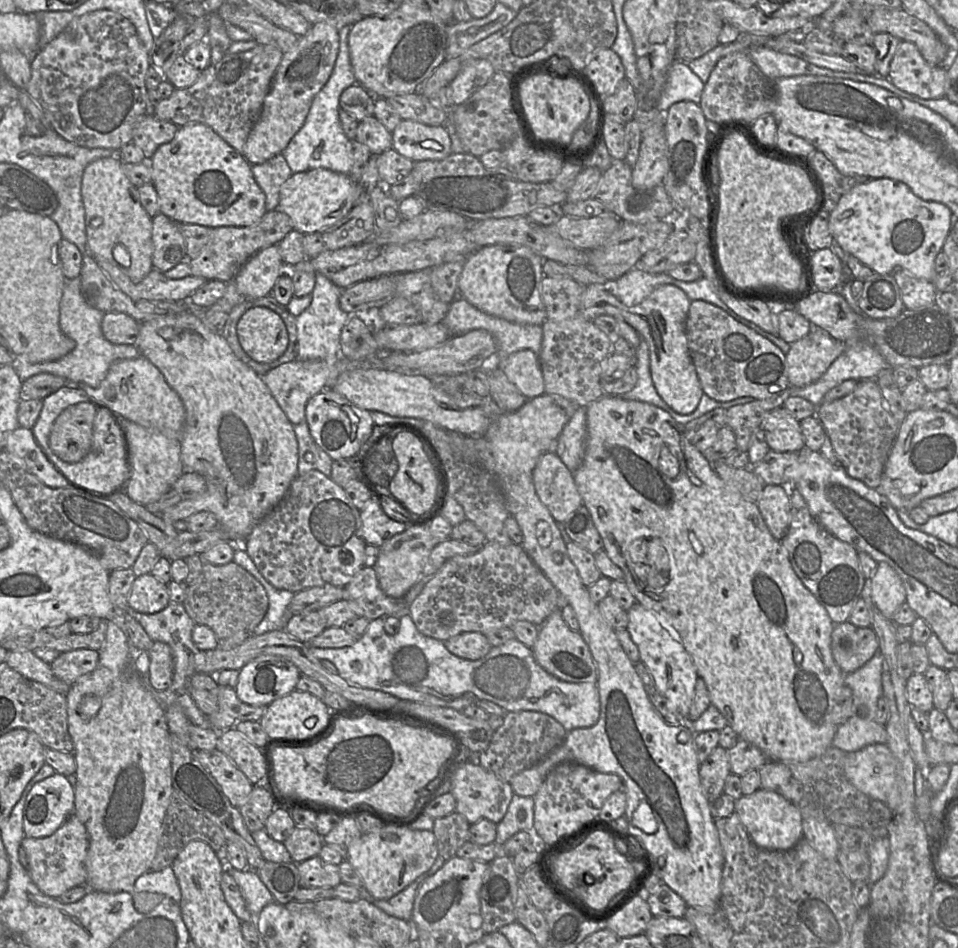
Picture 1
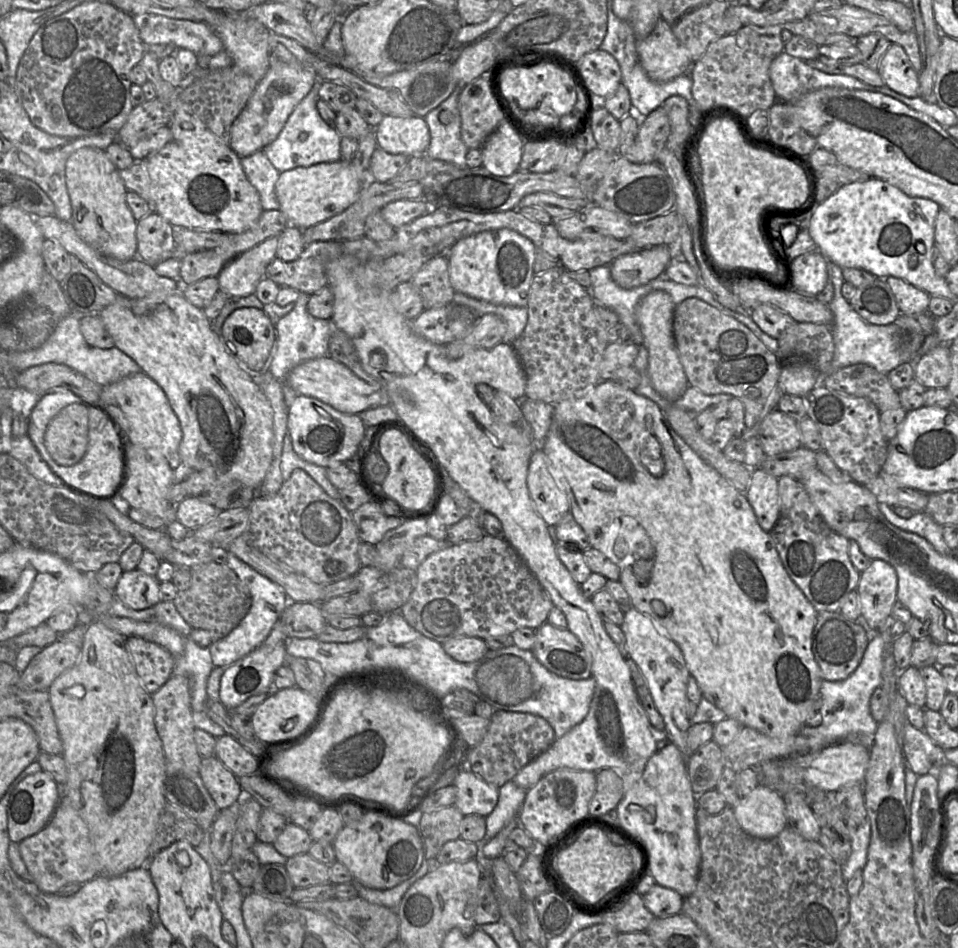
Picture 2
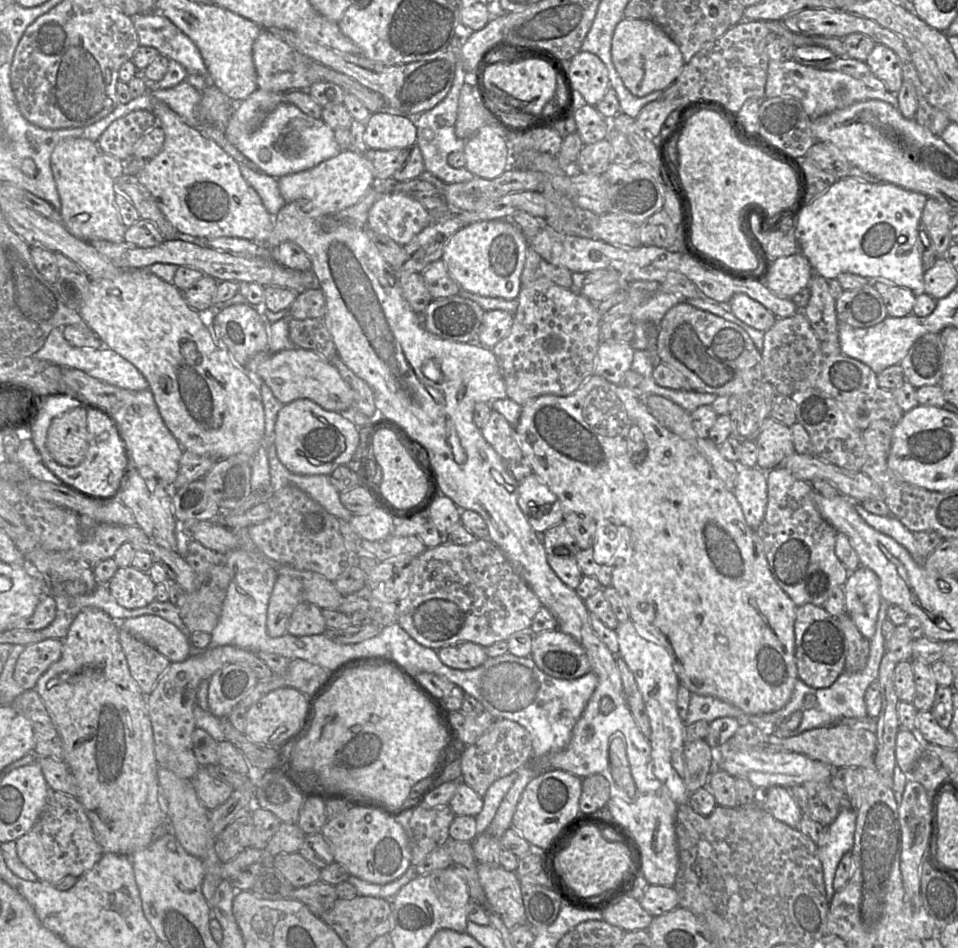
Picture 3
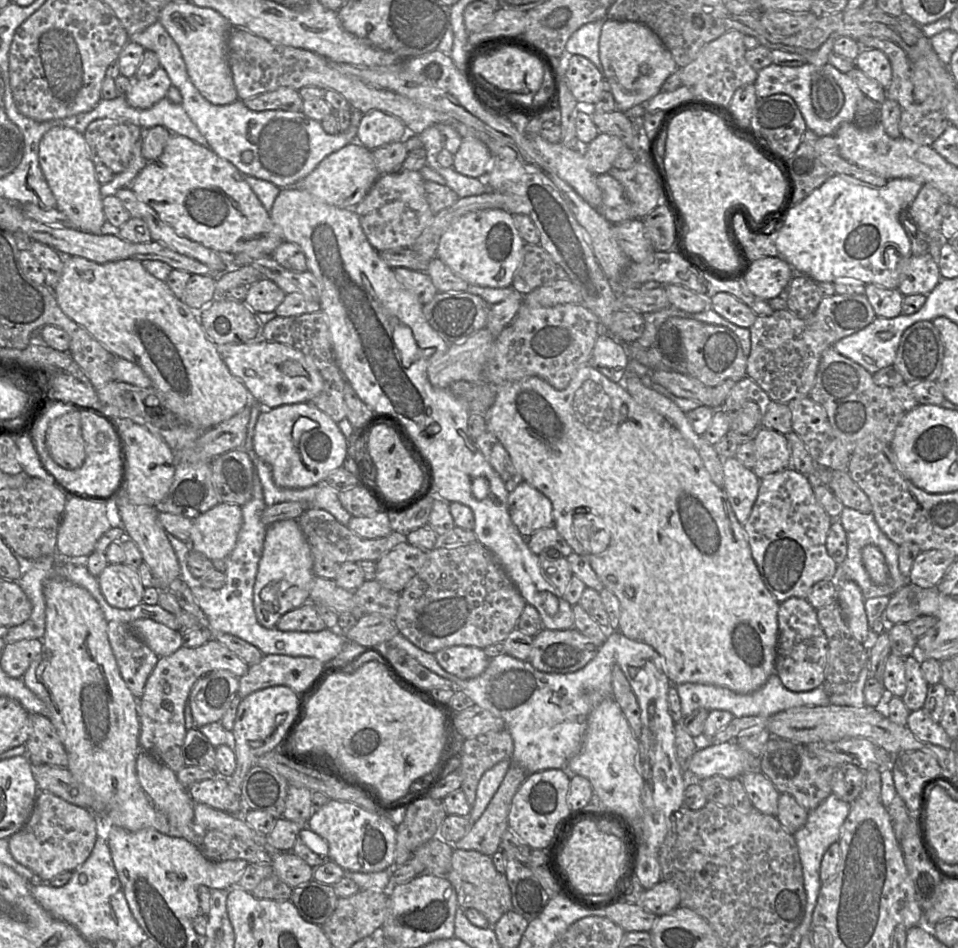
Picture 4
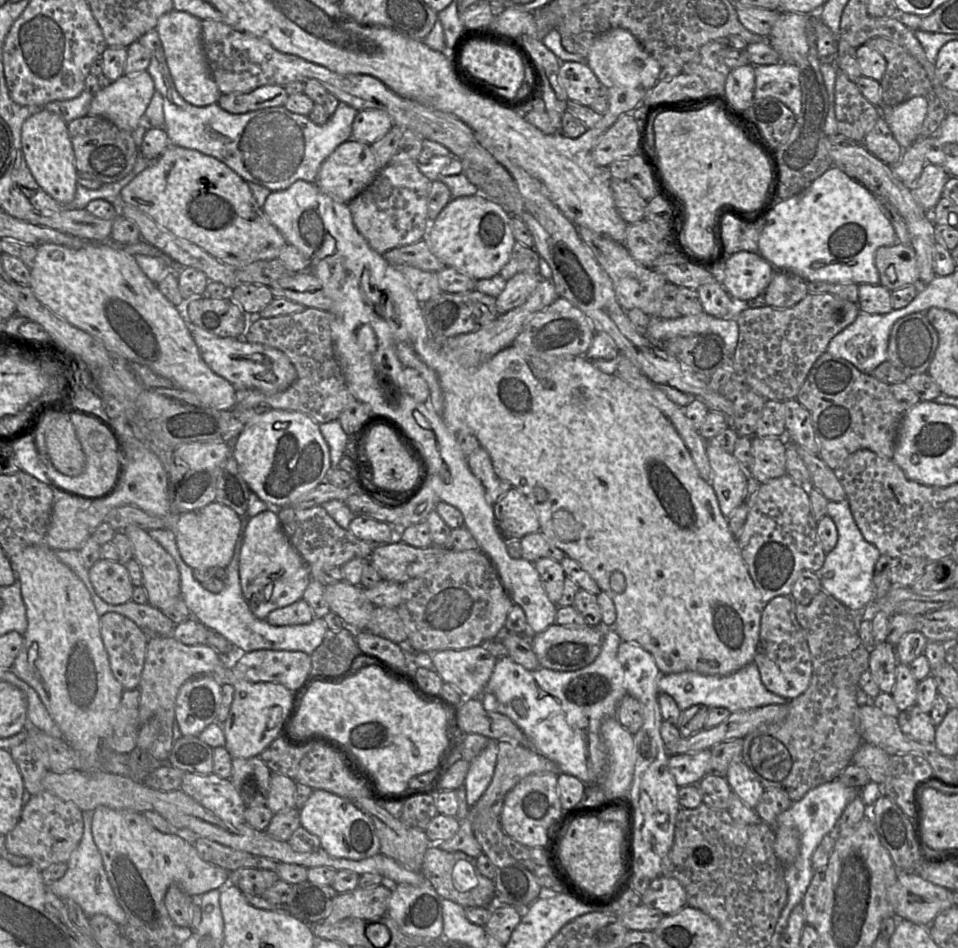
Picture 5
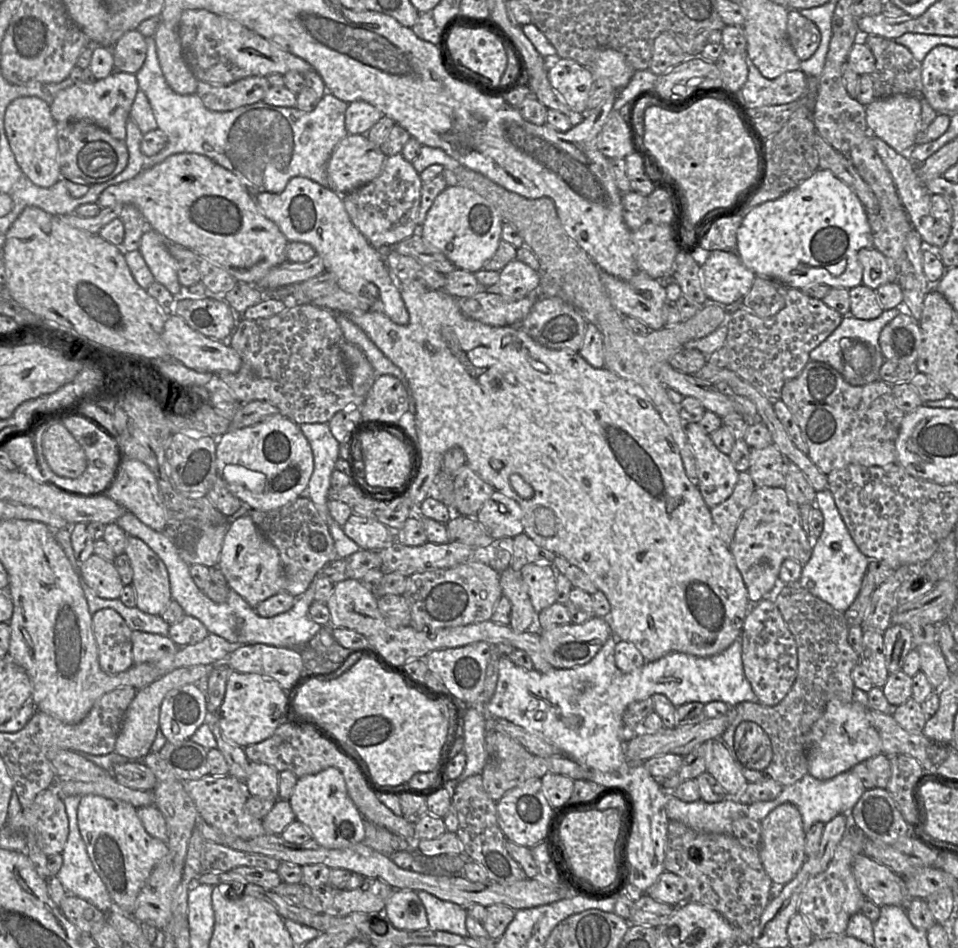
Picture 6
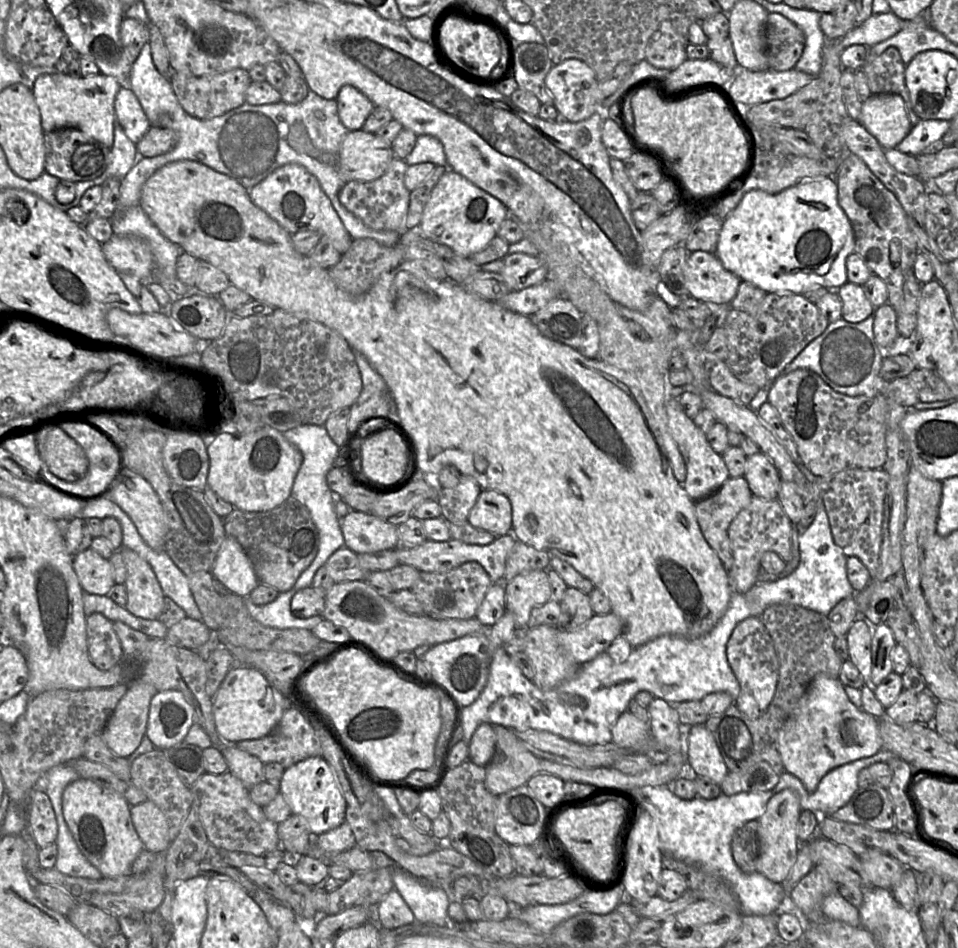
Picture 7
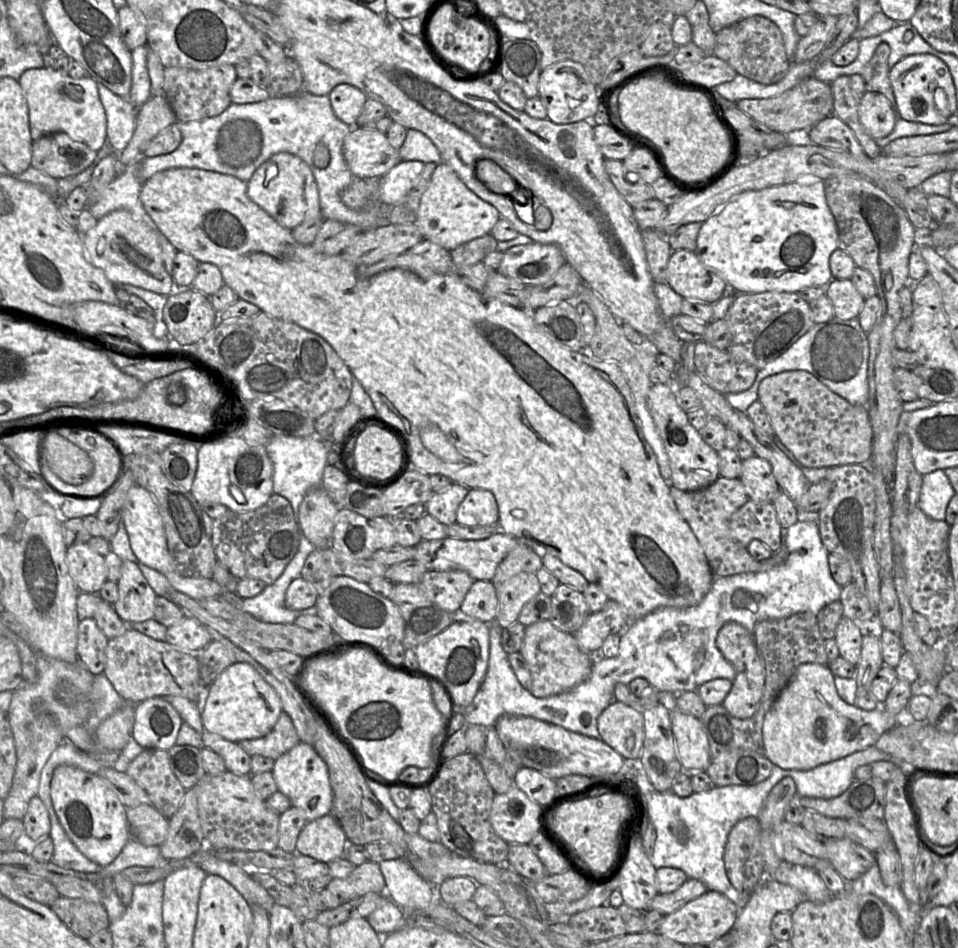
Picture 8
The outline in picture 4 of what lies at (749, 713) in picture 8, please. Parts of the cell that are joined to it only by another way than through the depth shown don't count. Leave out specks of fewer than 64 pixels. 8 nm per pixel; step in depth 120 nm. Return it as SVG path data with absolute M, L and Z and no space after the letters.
M791 597L779 603L775 672L785 688L804 692L818 688L824 682L827 638L817 620L816 609L803 598Z

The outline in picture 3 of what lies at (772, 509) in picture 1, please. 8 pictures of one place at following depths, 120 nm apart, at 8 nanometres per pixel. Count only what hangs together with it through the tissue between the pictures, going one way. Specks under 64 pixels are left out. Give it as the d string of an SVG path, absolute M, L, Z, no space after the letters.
M740 467L732 489L747 525L754 531L761 524L767 506L766 472L757 467Z

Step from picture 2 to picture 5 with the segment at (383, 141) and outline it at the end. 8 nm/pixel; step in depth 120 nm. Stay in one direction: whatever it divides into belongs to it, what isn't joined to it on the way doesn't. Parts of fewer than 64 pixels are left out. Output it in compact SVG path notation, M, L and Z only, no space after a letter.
M381 109L360 110L352 124L352 139L372 144L385 136L393 125L392 118Z

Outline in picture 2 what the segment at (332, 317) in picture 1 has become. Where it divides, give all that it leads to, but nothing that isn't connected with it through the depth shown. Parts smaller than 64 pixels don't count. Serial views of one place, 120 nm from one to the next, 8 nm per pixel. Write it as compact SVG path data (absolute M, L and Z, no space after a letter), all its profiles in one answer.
M301 293L293 310L275 324L276 339L268 371L277 380L285 382L290 371L299 364L328 355L329 341L336 328L331 319L315 318L308 313L309 297L308 294Z

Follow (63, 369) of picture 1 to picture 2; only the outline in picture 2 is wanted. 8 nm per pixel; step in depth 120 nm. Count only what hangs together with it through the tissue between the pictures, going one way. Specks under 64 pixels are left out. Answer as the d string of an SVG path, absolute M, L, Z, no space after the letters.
M71 312L56 325L40 347L29 351L8 353L7 362L12 373L19 374L36 365L57 363L72 368L104 387L142 371L133 359L114 346L110 349L100 349L88 345L79 329L80 318L80 315Z

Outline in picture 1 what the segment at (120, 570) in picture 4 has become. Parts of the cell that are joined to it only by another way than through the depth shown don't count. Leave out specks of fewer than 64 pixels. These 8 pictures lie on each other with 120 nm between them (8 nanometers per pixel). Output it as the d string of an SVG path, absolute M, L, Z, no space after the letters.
M151 573L137 576L129 594L129 606L141 613L156 613L169 603L167 584Z

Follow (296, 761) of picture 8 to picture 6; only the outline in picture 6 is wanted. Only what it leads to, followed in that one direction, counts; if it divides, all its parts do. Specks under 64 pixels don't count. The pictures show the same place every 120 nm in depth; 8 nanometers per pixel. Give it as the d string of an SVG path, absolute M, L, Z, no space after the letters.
M329 767L317 774L298 778L289 803L296 819L323 847L347 848L364 841L364 816L349 797L343 774L339 769Z

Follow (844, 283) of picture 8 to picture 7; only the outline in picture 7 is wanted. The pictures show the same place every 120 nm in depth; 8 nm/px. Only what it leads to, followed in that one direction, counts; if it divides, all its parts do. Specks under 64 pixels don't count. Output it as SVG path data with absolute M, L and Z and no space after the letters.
M846 282L836 292L842 302L842 319L861 322L873 315L875 307L866 297L861 285Z

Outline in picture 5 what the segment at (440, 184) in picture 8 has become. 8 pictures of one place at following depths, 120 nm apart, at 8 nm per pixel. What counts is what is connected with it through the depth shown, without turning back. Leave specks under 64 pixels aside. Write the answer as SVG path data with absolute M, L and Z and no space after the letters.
M477 193L452 198L424 237L431 252L444 263L477 281L499 275L511 257L516 242L511 216L499 204Z

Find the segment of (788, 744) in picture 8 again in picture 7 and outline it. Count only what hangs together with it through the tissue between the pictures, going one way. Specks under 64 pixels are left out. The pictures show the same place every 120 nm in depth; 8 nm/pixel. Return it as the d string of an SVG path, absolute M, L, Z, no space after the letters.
M823 673L812 679L777 738L785 771L797 777L811 793L829 771L873 756L882 748L879 719L858 709L849 700L838 678Z

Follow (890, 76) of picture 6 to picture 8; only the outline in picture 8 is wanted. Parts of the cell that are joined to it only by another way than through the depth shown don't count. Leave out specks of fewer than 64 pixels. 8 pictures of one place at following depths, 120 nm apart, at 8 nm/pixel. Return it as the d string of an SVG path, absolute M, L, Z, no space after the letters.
M880 44L873 57L862 71L862 77L866 84L866 91L884 94L892 108L896 110L895 97L889 79L890 67L888 65L891 48L888 44Z

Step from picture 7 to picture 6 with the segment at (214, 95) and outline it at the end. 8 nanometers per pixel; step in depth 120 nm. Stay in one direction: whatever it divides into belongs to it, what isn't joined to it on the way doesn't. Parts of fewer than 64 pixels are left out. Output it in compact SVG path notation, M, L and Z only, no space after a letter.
M251 76L226 86L198 81L196 95L211 111L226 112L262 102L270 83L265 77Z

